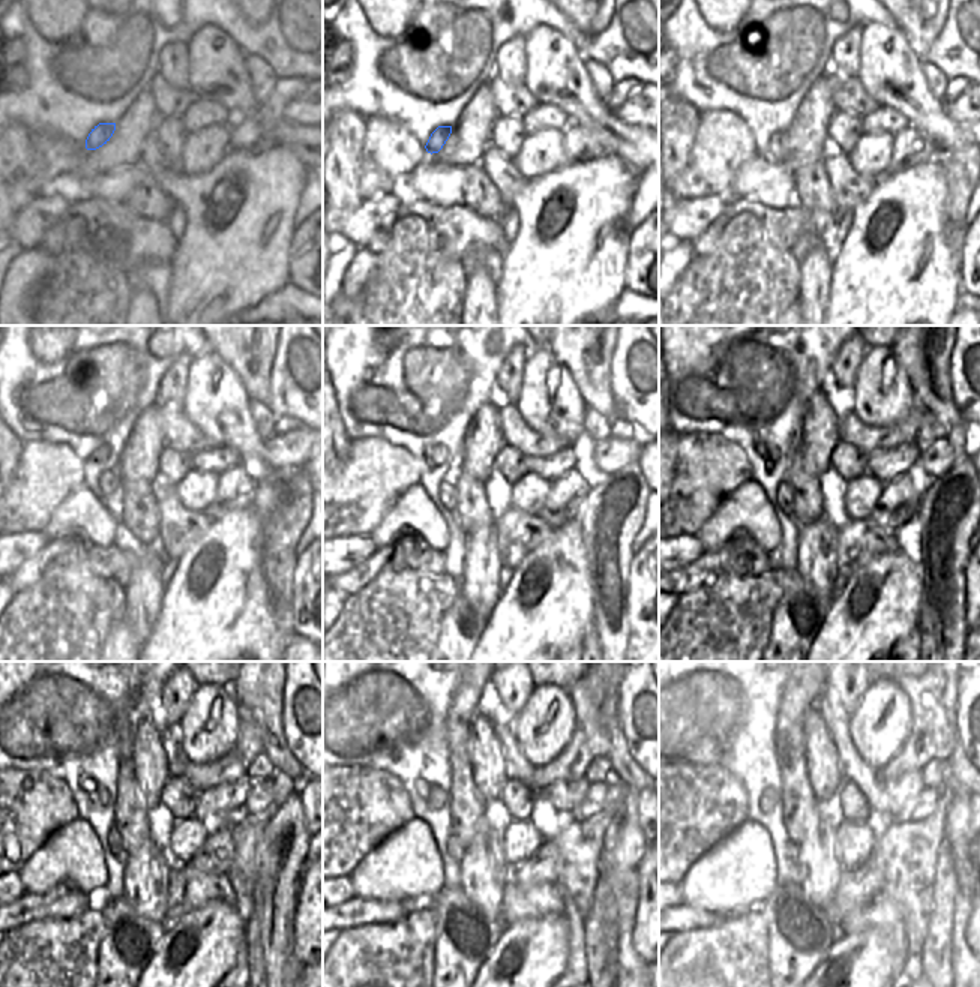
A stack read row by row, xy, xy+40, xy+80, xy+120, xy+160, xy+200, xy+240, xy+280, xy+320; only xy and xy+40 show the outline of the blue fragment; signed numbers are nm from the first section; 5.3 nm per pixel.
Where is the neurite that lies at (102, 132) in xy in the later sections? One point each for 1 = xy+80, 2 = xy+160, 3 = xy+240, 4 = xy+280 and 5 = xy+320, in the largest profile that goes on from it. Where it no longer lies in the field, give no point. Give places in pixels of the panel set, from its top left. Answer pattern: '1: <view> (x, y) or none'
1: xy+80 (776, 146)
2: xy+160 (447, 489)
3: xy+240 (114, 837)
4: xy+280 (453, 846)
5: xy+320 (793, 848)

